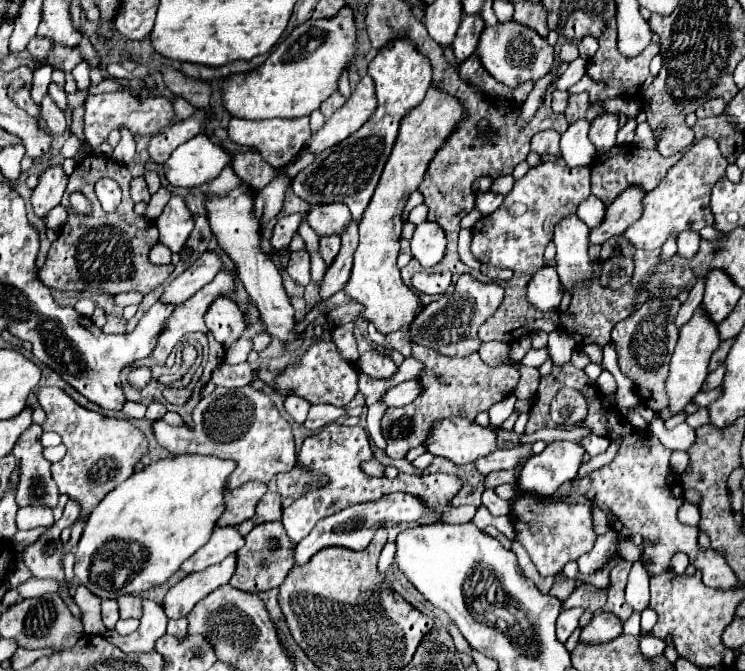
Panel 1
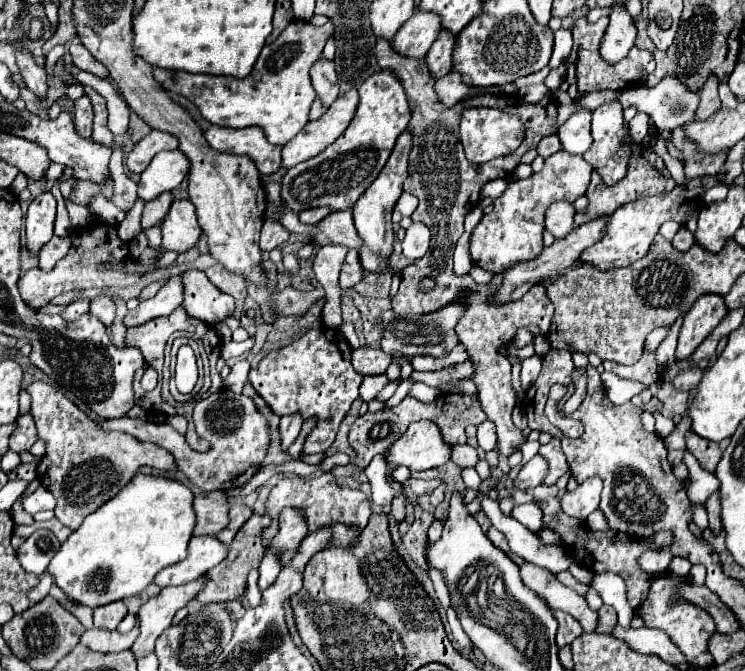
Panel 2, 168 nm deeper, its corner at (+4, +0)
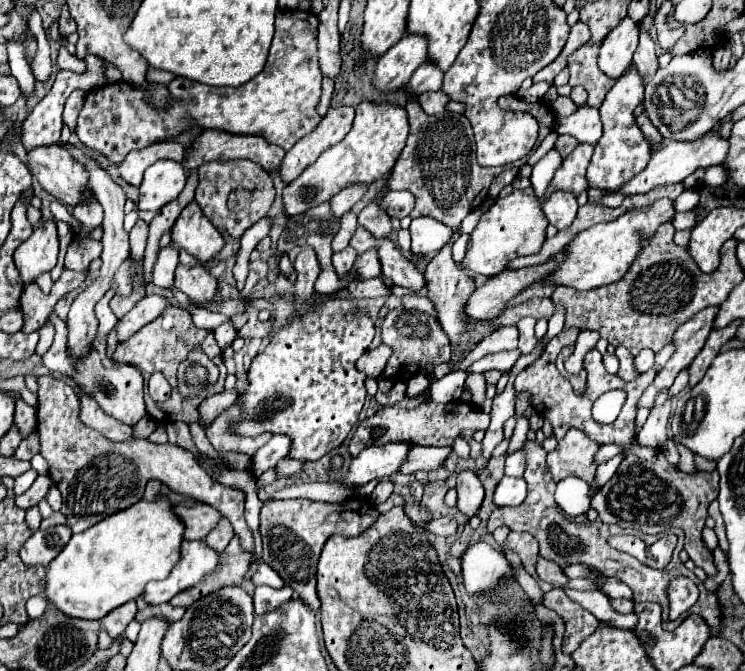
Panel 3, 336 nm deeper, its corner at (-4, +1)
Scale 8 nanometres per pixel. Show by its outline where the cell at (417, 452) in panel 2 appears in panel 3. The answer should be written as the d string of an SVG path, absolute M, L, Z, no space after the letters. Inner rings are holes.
M402 441L402 443L388 443L364 449L358 457L352 459L344 483L358 487L368 481L374 481L376 477L390 477L398 473L400 467L406 463L412 447L414 445L408 445L408 441Z

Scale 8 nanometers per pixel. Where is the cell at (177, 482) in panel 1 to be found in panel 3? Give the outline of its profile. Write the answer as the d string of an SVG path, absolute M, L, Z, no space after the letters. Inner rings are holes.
M158 493L152 501L140 499L140 503L106 517L104 521L92 525L90 529L72 535L66 549L48 565L46 573L46 599L54 603L64 615L78 619L102 619L112 609L124 605L126 601L138 599L144 593L148 581L164 579L172 567L180 561L180 545L184 541L184 523L176 517L174 505L168 495Z

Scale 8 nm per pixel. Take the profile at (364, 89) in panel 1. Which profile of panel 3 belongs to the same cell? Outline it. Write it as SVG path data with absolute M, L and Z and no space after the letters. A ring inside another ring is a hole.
M332 107L308 137L302 137L290 151L286 151L286 157L280 165L282 181L290 183L292 179L296 179L302 173L302 169L312 165L328 147L344 139L348 129L352 127L352 117L354 107Z

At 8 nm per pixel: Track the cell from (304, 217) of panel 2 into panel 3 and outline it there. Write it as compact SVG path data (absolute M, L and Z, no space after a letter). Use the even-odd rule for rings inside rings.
M346 187L342 189L336 197L330 199L330 209L336 217L342 217L346 211L350 211L350 207L362 197L362 193L366 191L366 187Z

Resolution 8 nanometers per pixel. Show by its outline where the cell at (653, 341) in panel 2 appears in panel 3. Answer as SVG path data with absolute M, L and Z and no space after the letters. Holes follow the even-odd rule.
M644 349L638 357L636 357L636 369L640 373L648 371L650 367L654 367L654 351L652 349Z

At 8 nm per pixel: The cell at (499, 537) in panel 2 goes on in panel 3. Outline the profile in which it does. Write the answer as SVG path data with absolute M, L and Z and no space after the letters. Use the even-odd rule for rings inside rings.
M510 533L508 537L506 537L506 541L504 541L504 545L510 549L510 551L514 551L518 557L520 557L520 561L522 561L522 565L524 565L524 569L526 569L526 573L530 573L536 581L538 581L538 585L544 589L544 591L548 591L548 589L552 589L552 585L550 583L542 583L538 577L536 577L536 557L538 557L538 541L532 537L532 535L528 535L528 533Z

